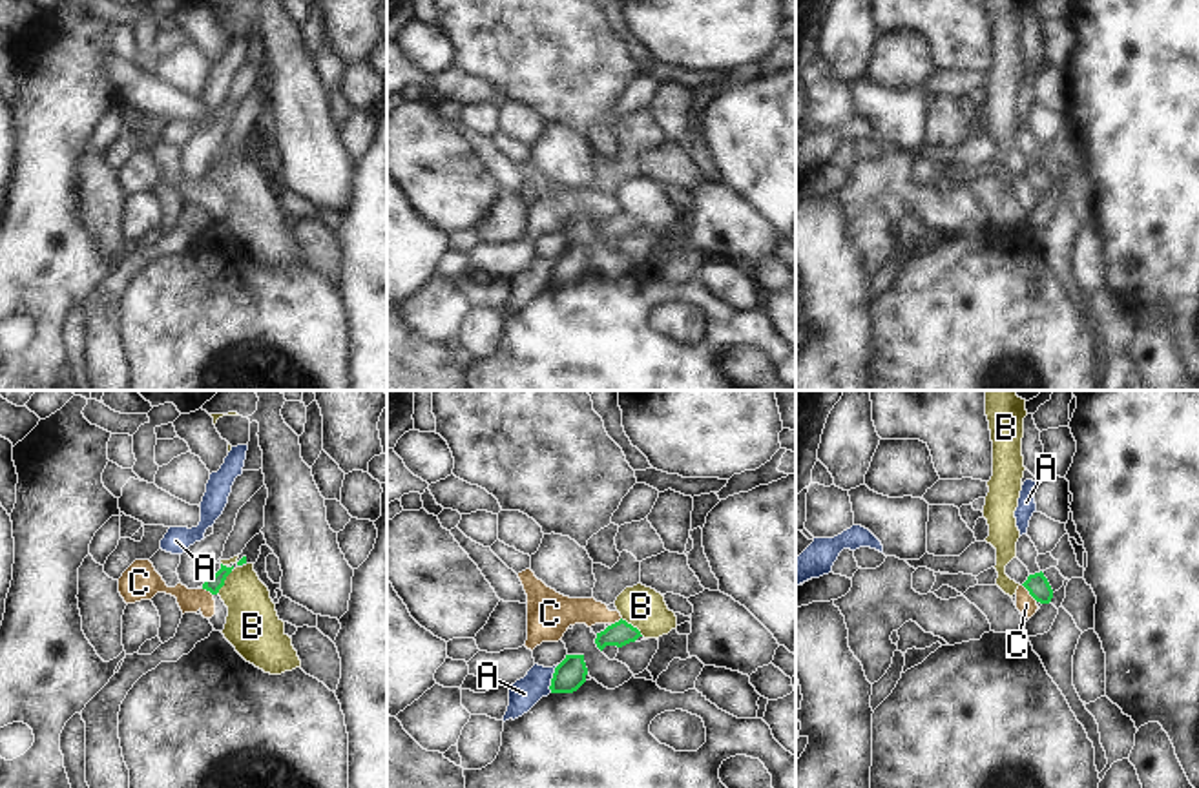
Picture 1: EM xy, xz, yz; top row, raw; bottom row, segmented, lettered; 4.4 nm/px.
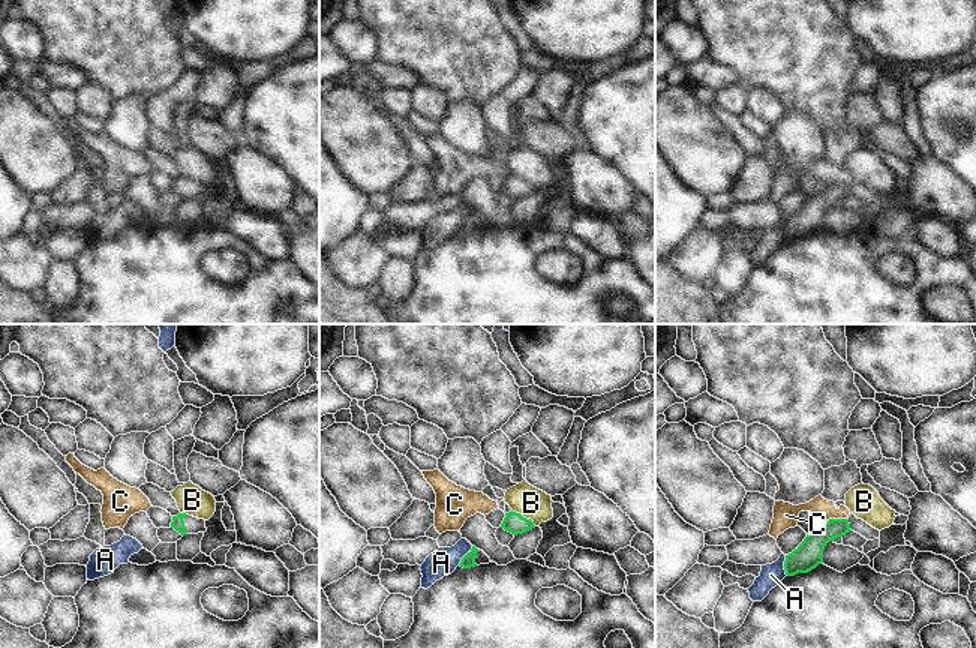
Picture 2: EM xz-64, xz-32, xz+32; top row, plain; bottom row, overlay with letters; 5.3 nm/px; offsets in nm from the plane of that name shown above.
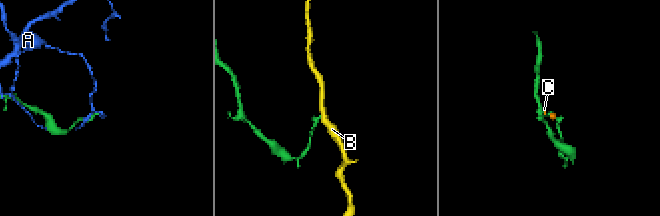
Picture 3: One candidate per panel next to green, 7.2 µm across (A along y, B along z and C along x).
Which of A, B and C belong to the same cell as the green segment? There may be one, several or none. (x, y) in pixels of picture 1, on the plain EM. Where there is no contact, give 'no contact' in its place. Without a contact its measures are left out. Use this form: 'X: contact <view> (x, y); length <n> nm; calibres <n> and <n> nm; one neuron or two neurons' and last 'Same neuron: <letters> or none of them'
A: contact xz (552, 270); length 130 nm; calibres 140 and 140 nm; two neurons
B: contact xy (223, 174); length 130 nm; calibres 70 and 240 nm; two neurons
C: contact yz (1030, 185); length 100 nm; calibres 100 and 90 nm; two neurons
Same neuron: none of them

